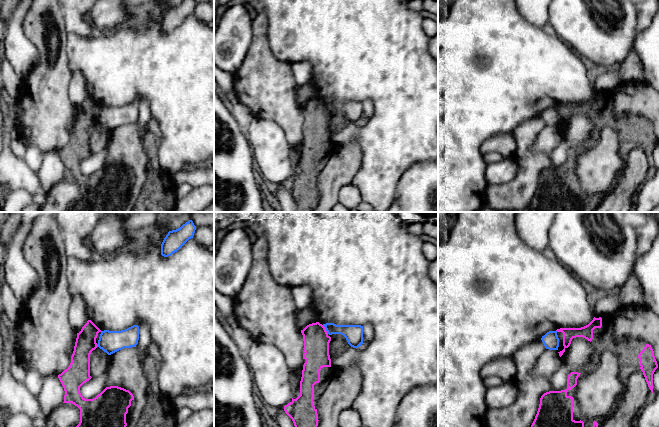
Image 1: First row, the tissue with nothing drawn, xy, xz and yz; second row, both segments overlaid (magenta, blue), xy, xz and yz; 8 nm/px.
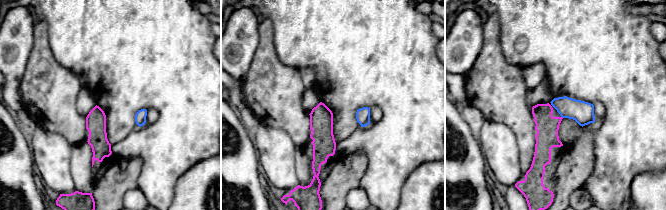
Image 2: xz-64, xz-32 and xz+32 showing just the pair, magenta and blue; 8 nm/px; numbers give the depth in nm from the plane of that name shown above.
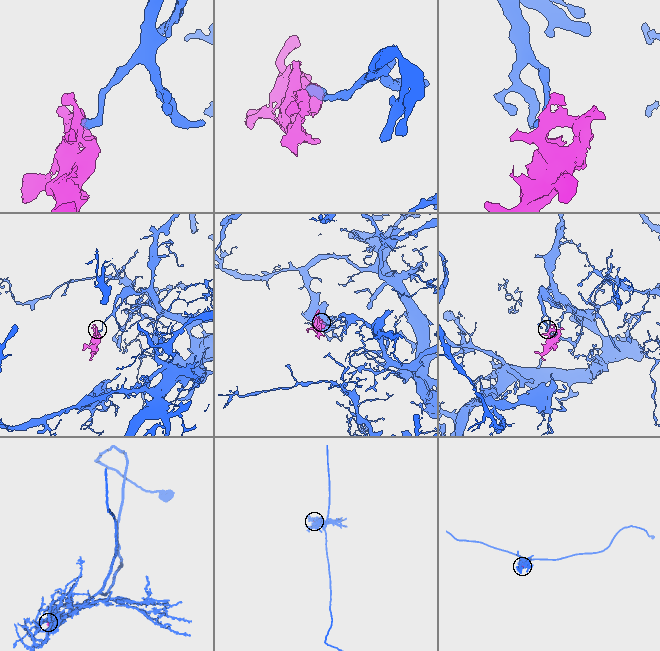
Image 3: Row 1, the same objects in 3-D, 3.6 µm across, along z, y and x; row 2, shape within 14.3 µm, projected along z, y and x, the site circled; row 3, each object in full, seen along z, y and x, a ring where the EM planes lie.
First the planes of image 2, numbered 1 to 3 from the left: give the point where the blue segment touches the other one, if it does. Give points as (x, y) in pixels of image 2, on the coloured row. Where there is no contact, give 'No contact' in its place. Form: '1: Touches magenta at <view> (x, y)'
1: No contact
2: No contact
3: No contact

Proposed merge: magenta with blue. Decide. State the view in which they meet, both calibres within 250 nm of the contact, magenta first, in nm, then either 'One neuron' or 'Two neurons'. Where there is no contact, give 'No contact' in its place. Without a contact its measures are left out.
Touches magenta in xz. Thickness 200 nm (magenta) against 140 nm. Two neurons

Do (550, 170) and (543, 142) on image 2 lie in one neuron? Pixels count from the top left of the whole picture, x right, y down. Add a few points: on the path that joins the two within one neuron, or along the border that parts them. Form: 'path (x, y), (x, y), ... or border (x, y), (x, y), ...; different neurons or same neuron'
path (547, 163), (547, 149); same neuron

